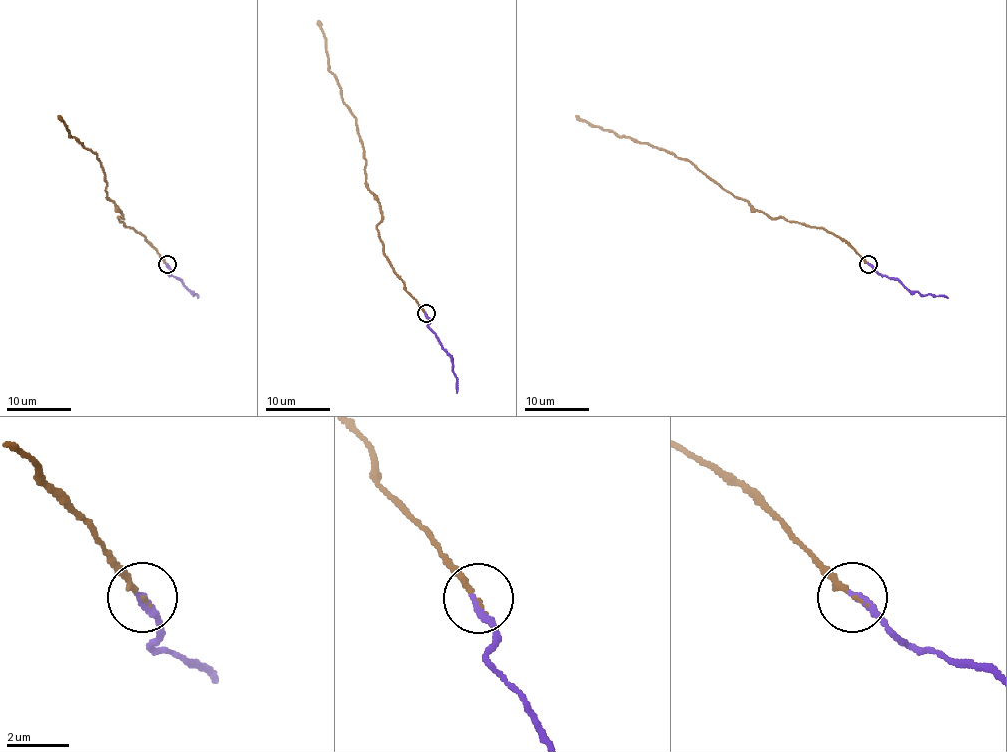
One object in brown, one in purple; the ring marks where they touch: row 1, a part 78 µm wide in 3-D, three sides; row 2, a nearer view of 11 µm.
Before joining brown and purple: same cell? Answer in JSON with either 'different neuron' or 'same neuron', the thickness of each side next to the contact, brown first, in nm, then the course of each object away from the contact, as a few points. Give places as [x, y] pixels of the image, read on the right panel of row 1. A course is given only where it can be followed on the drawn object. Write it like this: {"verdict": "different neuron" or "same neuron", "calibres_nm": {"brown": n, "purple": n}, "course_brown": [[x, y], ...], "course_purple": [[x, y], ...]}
{"verdict": "same neuron", "calibres_nm": {"brown": 140, "purple": 280}, "course_brown": [[869, 264], [838, 236], [783, 217], [772, 219], [688, 160], [654, 146], [590, 126], [576, 115]], "course_purple": [[869, 264], [896, 278], [911, 291], [948, 298]]}

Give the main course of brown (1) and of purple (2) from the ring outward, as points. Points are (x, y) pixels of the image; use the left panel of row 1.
1: (167, 264), (145, 236), (117, 217), (122, 219), (107, 198), (106, 175), (96, 154), (70, 136), (59, 115)
2: (167, 264), (170, 275), (179, 278), (198, 298)

